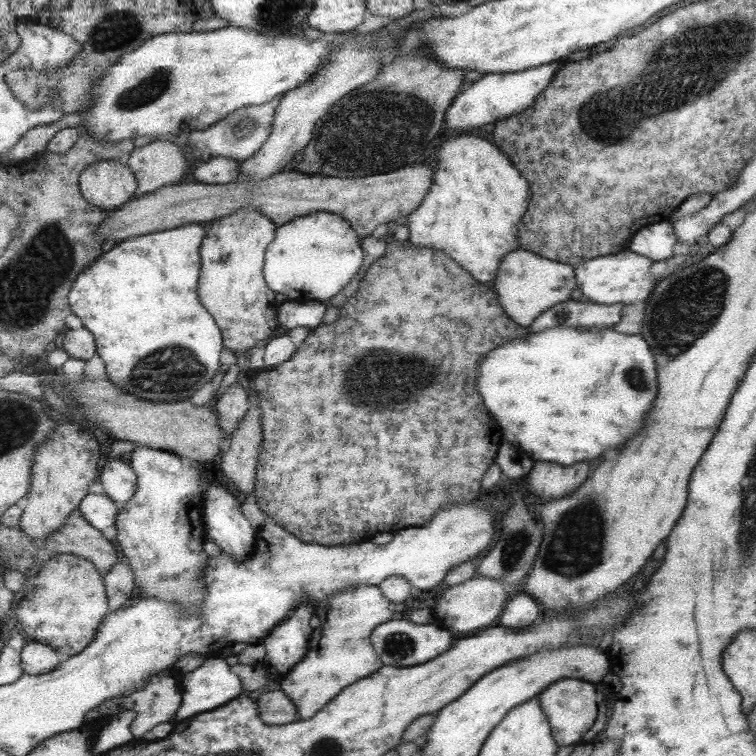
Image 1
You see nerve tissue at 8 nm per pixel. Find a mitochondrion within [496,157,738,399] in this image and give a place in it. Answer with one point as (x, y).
(693, 303)

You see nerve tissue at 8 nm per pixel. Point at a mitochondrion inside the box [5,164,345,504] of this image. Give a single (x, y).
(174, 371)

